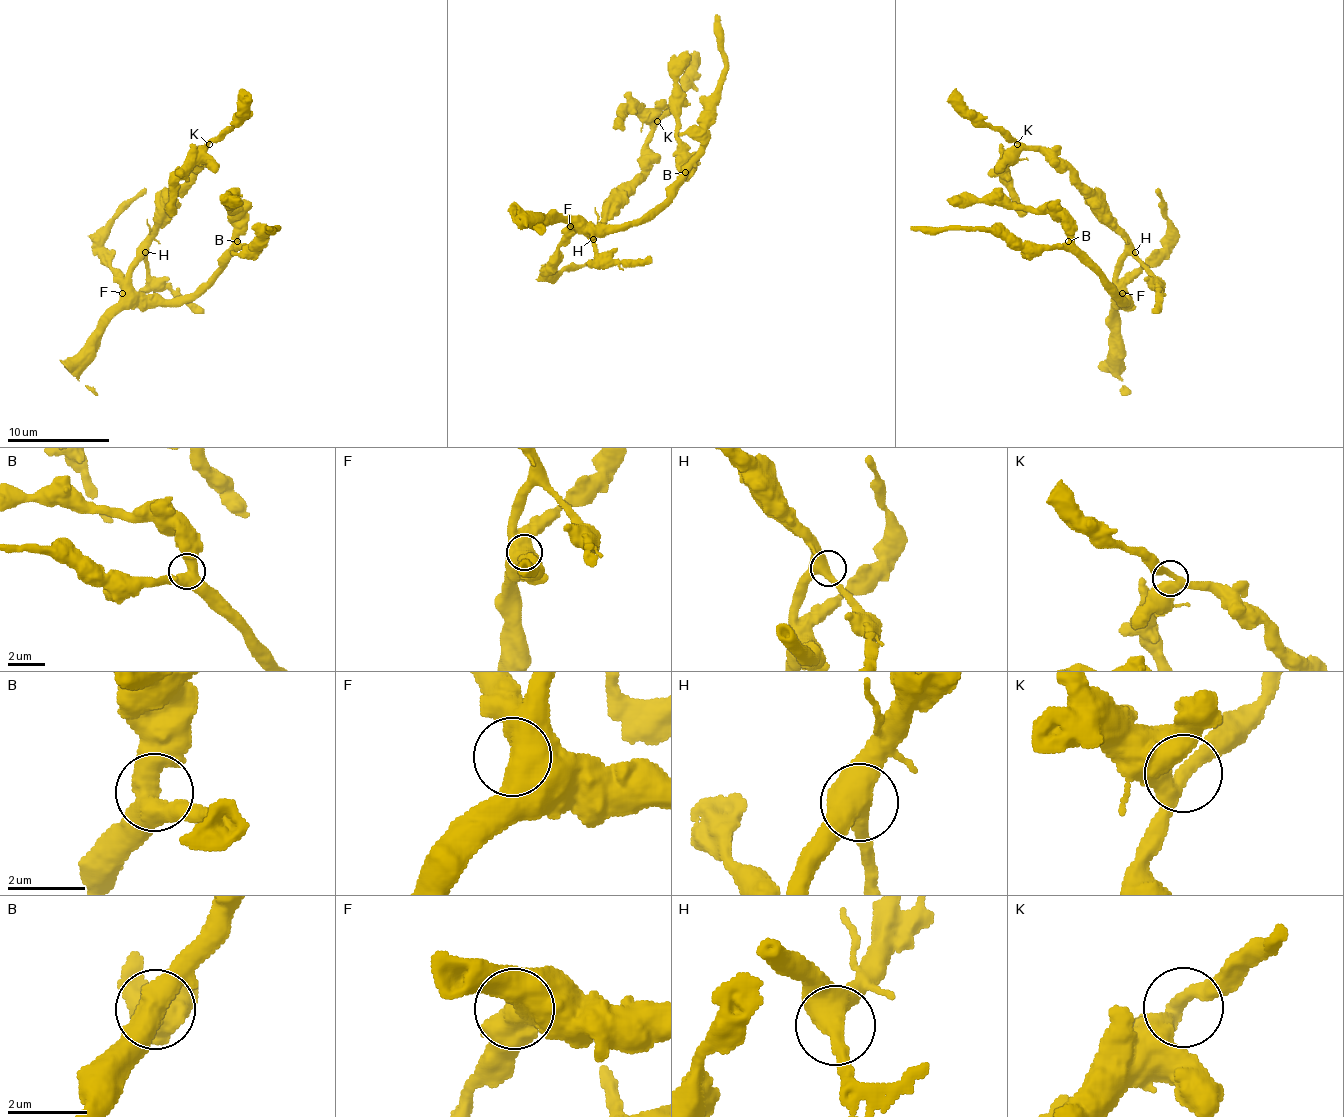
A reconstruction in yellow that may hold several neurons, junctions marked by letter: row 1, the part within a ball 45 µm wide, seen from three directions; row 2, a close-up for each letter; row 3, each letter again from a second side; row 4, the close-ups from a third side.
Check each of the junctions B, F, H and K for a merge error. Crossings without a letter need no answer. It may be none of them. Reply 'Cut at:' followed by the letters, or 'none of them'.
Cut at: none of them

